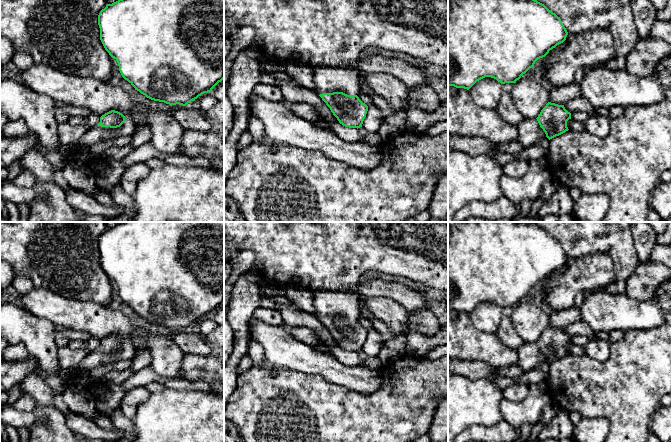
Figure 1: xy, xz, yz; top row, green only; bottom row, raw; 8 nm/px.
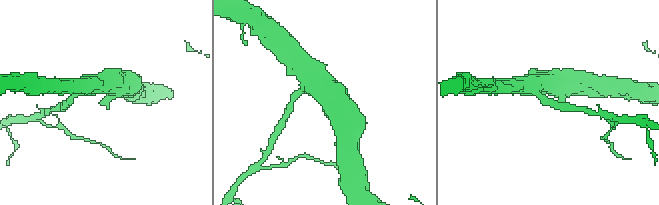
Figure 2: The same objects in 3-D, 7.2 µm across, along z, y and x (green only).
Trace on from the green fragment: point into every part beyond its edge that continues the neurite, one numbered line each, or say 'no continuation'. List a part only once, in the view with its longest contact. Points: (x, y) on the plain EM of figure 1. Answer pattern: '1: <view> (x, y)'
1: xz (326, 303)

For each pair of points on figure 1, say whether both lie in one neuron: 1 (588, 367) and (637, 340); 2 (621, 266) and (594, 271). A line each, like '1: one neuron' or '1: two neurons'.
1: one neuron
2: two neurons

